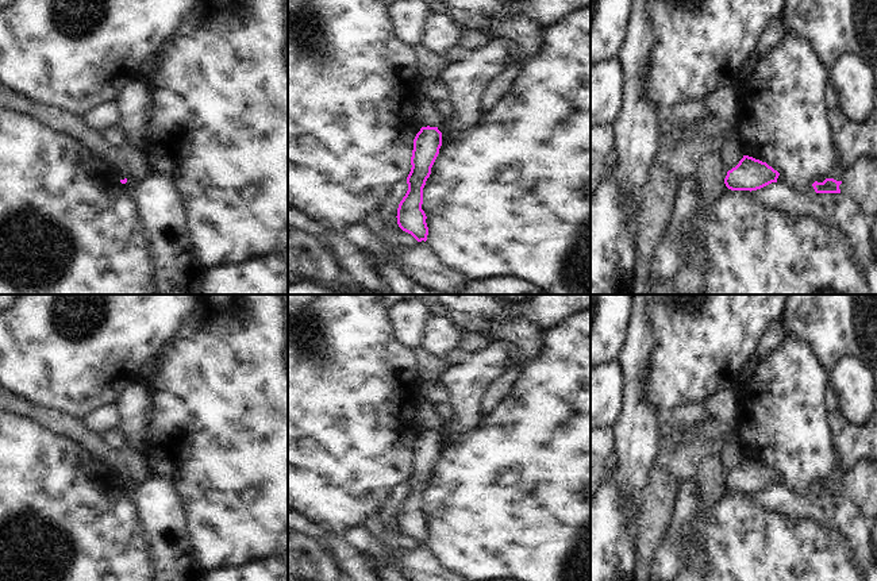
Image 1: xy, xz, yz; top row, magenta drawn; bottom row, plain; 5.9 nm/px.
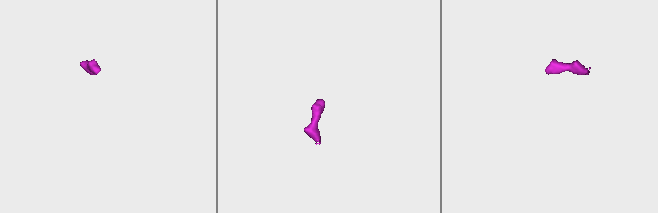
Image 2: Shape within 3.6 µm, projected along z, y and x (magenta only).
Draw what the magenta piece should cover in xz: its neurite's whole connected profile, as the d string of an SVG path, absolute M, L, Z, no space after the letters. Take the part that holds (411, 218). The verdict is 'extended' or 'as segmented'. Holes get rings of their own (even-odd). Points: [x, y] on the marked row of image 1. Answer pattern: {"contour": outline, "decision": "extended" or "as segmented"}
{"contour": "M422 127L414 139L408 191L397 208L399 227L419 243L405 250L392 250L391 257L415 281L447 295L457 295L470 280L461 272L443 263L427 245L428 227L422 209L423 188L442 146L438 127Z", "decision": "extended"}

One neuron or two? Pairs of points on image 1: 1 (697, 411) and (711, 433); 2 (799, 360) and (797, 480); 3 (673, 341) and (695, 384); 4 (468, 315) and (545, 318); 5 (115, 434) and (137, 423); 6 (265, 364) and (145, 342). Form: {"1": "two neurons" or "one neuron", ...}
{"1": "two neurons", "2": "one neuron", "3": "one neuron", "4": "one neuron", "5": "two neurons", "6": "two neurons"}

